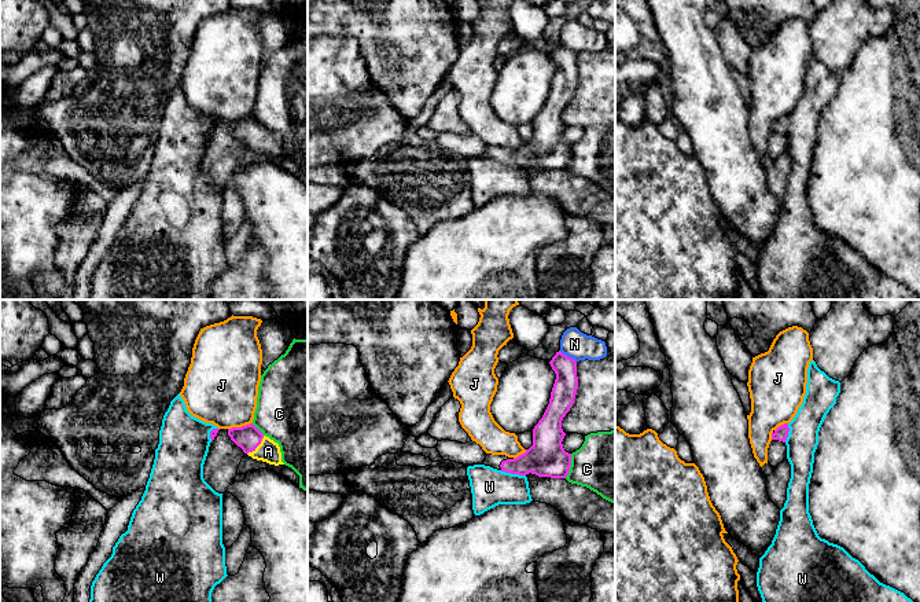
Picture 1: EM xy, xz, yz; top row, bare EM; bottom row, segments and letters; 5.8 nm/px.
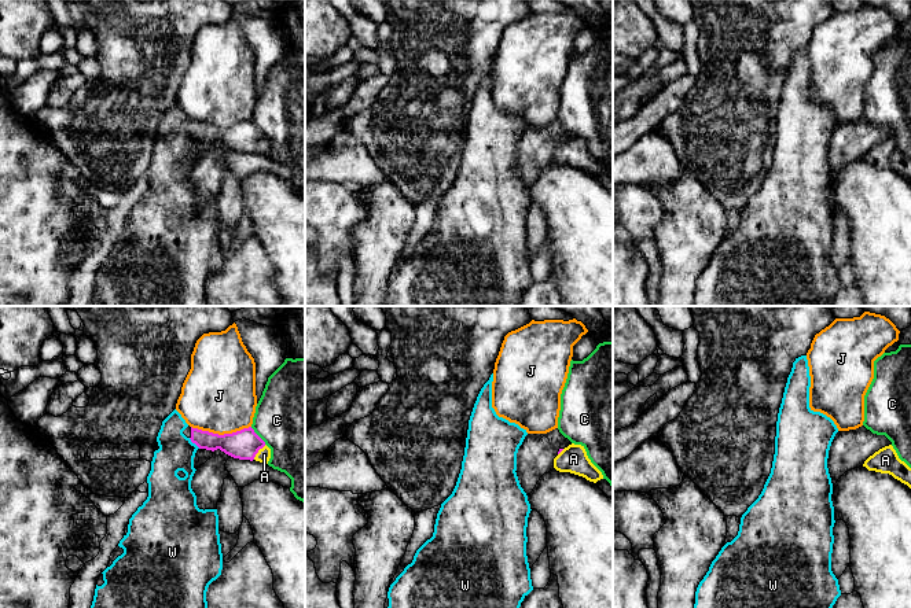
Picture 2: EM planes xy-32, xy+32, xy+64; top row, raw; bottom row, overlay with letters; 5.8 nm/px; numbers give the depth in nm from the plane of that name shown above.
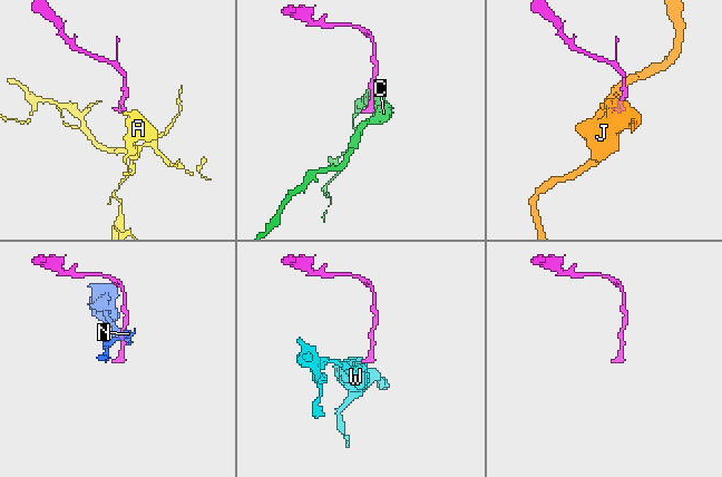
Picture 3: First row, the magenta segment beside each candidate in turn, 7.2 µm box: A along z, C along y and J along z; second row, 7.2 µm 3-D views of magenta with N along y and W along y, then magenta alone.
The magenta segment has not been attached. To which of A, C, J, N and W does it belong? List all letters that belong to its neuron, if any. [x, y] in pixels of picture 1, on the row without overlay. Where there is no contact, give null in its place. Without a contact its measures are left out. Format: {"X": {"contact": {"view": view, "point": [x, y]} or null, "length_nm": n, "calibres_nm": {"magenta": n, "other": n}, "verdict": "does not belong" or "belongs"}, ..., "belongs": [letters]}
{"A": {"contact": {"view": "xy", "point": [257, 138]}, "length_nm": 150, "calibres_nm": {"magenta": 150, "other": 130}, "verdict": "belongs"}, "C": {"contact": {"view": "xz", "point": [570, 157]}, "length_nm": 150, "calibres_nm": {"magenta": 220, "other": 380}, "verdict": "does not belong"}, "J": {"contact": {"view": "xy", "point": [239, 120]}, "length_nm": 150, "calibres_nm": {"magenta": 150, "other": 420}, "verdict": "does not belong"}, "N": {"contact": {"view": "xz", "point": [567, 48]}, "length_nm": 120, "calibres_nm": {"magenta": 140, "other": 160}, "verdict": "does not belong"}, "W": {"contact": {"view": "xz", "point": [512, 165]}, "length_nm": 160, "calibres_nm": {"magenta": 220, "other": 220}, "verdict": "does not belong"}, "belongs": ["A"]}

